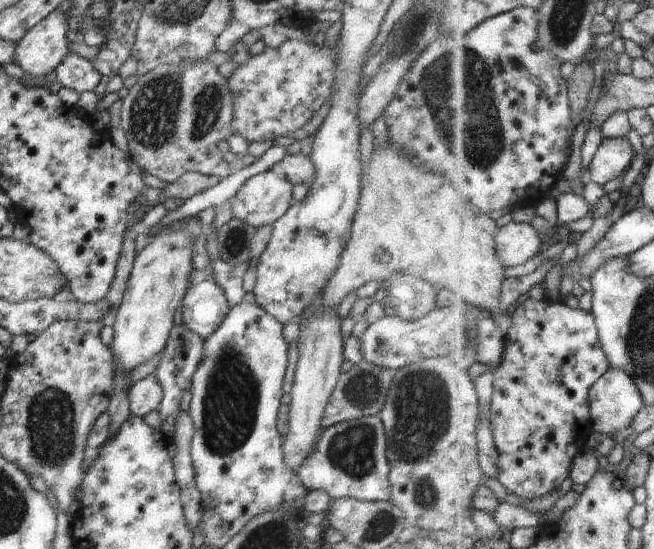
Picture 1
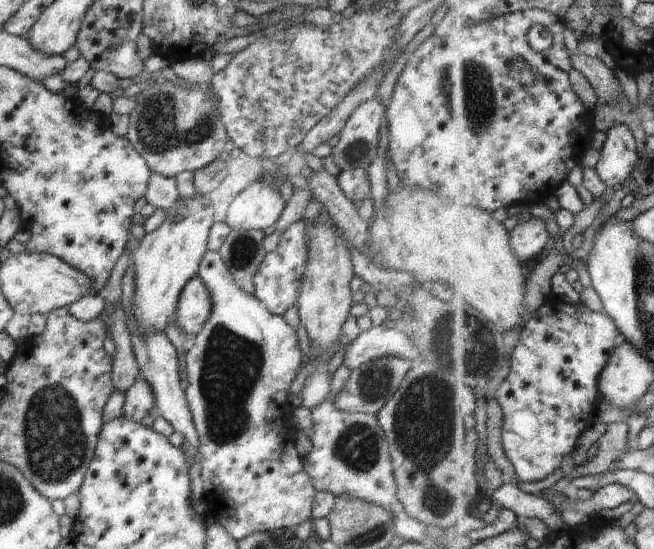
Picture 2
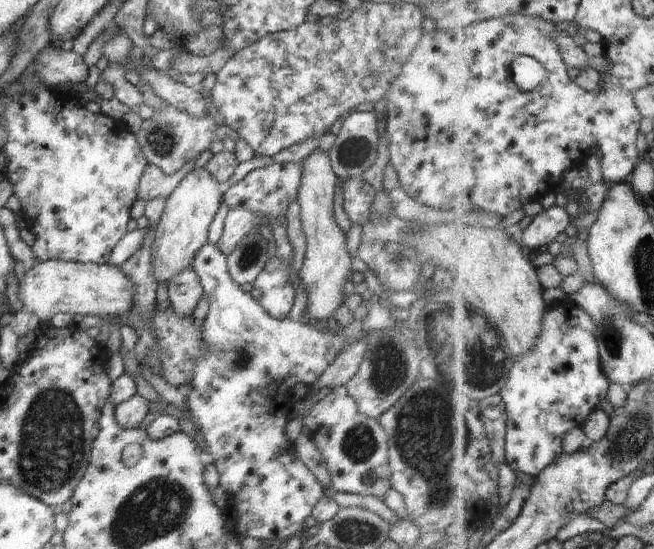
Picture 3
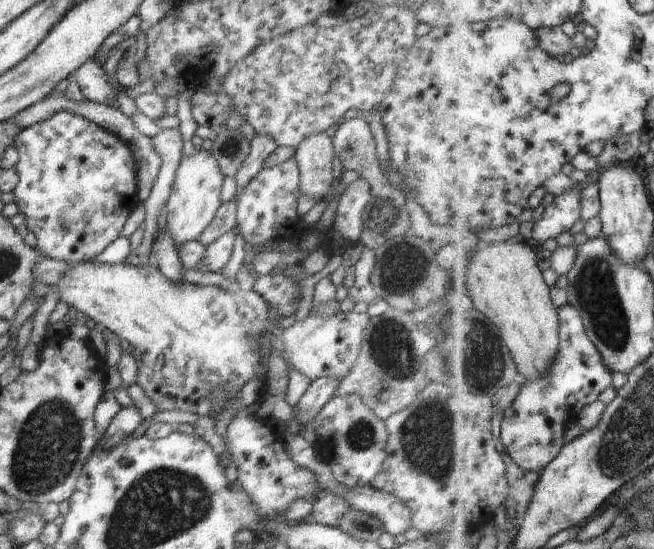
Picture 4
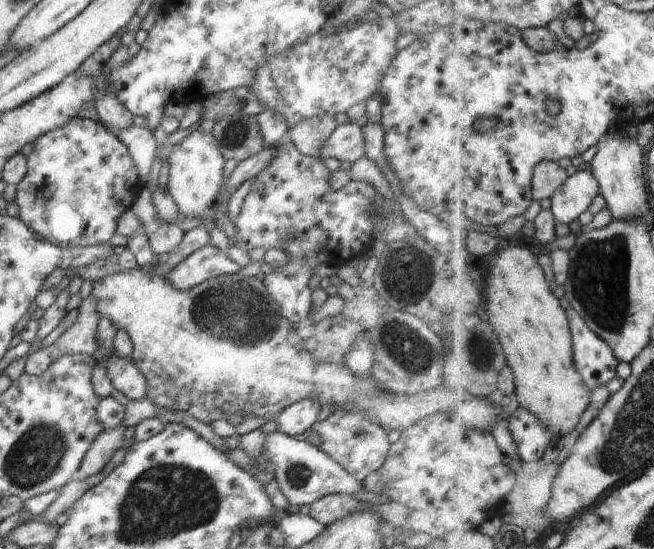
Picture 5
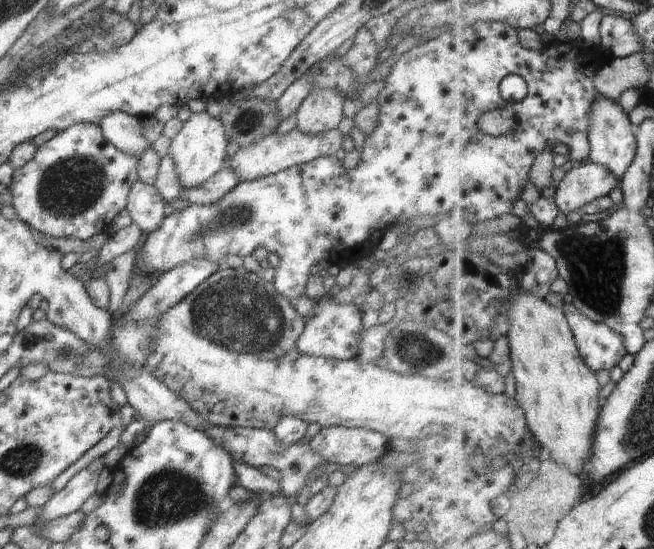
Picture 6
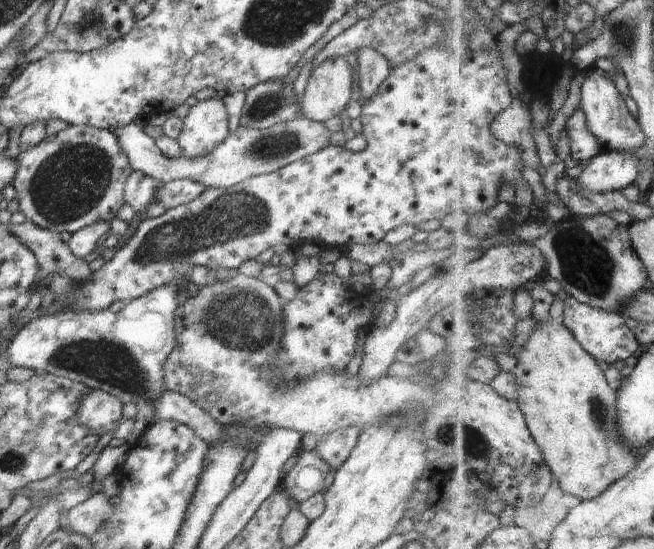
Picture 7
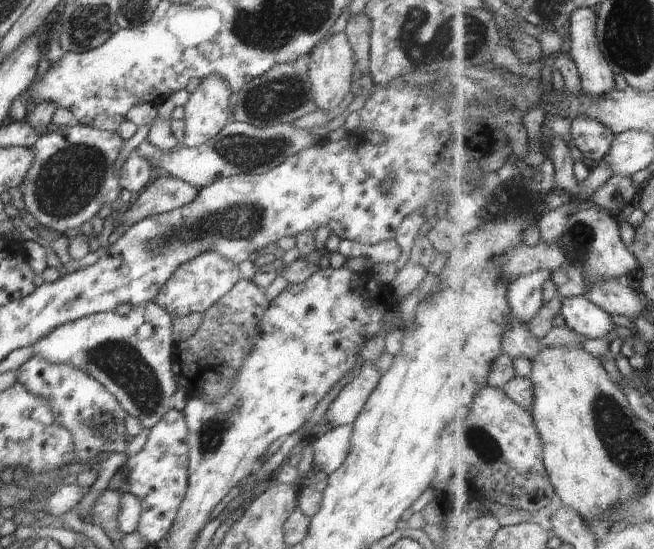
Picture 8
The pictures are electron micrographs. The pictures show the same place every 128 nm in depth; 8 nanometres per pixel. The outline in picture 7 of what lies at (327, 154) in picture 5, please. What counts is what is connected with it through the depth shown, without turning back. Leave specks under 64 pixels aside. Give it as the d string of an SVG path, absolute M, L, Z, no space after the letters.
M303 115L262 130L246 128L240 124L235 131L228 130L228 136L210 154L204 154L204 156L190 160L184 154L180 154L176 158L164 156L154 139L146 134L143 128L141 129L134 123L124 126L124 128L118 126L113 132L118 138L122 150L126 153L133 170L138 170L148 177L163 182L174 179L193 180L204 188L232 186L242 182L242 180L248 180L252 176L266 175L280 170L282 166L296 162L300 158L305 159L314 152L326 148L330 145L331 135L331 132L323 124L308 120Z

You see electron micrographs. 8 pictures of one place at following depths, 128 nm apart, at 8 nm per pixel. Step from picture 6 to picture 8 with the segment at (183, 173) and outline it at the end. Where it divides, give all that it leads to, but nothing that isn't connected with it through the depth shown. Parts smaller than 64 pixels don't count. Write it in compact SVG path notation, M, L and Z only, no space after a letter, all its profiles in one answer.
M217 77L206 78L184 106L183 146L200 147L229 124L230 88Z

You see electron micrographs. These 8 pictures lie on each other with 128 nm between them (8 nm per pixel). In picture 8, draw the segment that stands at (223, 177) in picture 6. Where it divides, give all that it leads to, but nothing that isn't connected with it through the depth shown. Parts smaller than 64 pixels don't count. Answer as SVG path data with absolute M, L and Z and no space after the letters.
M165 174L160 176L156 175L153 182L148 184L143 192L140 192L138 196L133 198L129 210L121 220L121 225L116 227L113 232L123 225L132 227L136 222L139 222L148 216L168 213L173 209L185 206L196 199L198 192L199 189L188 182Z

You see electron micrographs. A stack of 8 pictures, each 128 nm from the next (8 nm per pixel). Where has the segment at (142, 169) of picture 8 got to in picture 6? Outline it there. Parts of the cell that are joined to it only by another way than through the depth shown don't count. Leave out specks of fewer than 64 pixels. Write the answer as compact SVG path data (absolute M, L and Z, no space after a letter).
M137 178L128 193L125 209L144 237L160 228L160 222L166 218L164 205L165 202L156 187Z

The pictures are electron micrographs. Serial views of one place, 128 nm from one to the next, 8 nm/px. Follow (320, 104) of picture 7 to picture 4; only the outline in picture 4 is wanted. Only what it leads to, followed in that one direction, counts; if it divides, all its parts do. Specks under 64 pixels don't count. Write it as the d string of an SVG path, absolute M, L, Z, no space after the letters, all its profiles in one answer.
M326 132L314 134L294 147L294 158L300 168L300 188L316 202L330 190L334 155L332 138Z

